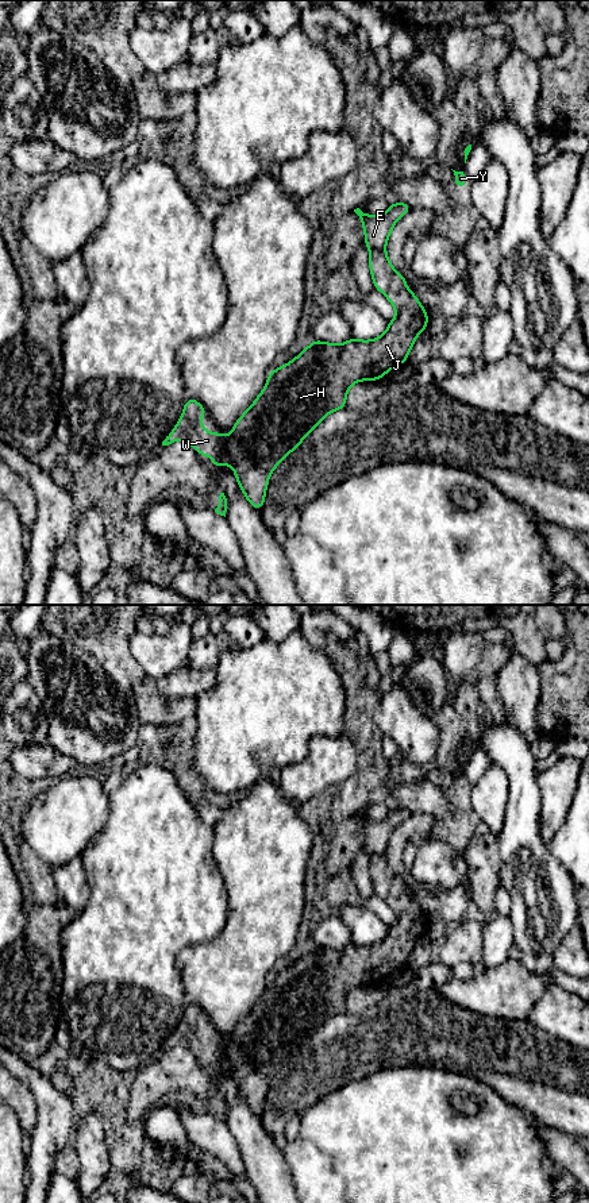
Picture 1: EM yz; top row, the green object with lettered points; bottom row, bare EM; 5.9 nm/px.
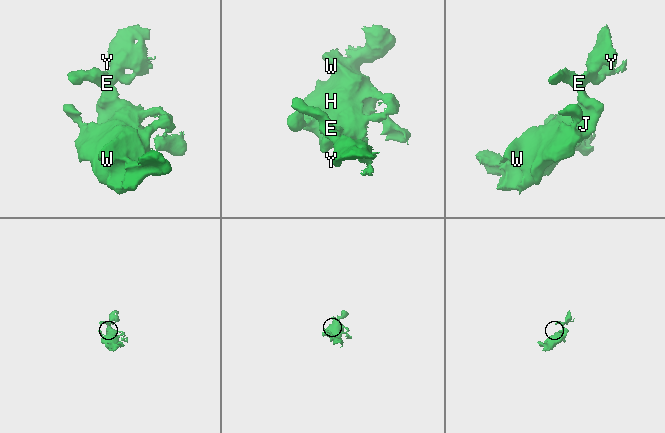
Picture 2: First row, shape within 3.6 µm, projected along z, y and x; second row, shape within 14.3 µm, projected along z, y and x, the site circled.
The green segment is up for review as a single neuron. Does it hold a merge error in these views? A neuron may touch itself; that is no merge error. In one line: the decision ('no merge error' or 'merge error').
merge error

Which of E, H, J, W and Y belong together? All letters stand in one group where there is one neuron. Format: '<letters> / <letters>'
E Y / H J W

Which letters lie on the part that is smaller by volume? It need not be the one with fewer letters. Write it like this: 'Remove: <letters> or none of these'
Remove: E, Y

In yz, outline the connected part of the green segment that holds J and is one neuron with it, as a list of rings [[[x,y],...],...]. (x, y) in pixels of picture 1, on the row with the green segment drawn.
[[[385,248],[370,250],[369,255],[370,274],[374,289],[378,289],[393,305],[396,317],[388,323],[386,331],[373,340],[349,339],[343,344],[332,344],[320,340],[312,340],[294,359],[278,369],[273,369],[267,375],[263,390],[257,396],[250,408],[240,415],[234,424],[228,436],[223,436],[219,431],[209,433],[199,419],[207,416],[205,408],[195,398],[186,398],[182,415],[173,431],[162,442],[169,446],[177,440],[189,443],[201,456],[207,456],[212,469],[231,464],[235,478],[246,500],[255,510],[261,510],[266,497],[266,489],[273,470],[293,451],[300,443],[319,425],[328,413],[346,408],[347,390],[359,381],[378,381],[392,369],[403,365],[408,359],[408,354],[413,347],[415,339],[427,328],[428,315],[417,300],[415,293],[407,288],[405,277],[397,273],[390,263]]]

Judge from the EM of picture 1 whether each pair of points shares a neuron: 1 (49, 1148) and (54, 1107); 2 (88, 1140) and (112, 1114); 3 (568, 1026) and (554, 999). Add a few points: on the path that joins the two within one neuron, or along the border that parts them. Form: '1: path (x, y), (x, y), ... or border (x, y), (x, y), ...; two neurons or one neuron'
1: path (49, 1138), (54, 1117); one neuron
2: border (91, 1111), (96, 1111), (101, 1118), (110, 1155); two neurons
3: path (568, 1020), (557, 1006); one neuron

